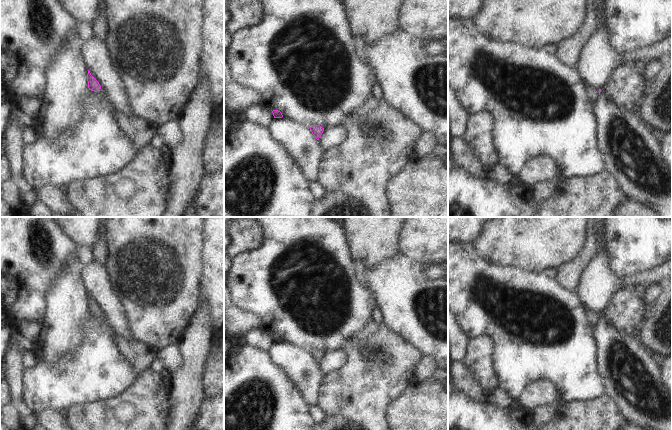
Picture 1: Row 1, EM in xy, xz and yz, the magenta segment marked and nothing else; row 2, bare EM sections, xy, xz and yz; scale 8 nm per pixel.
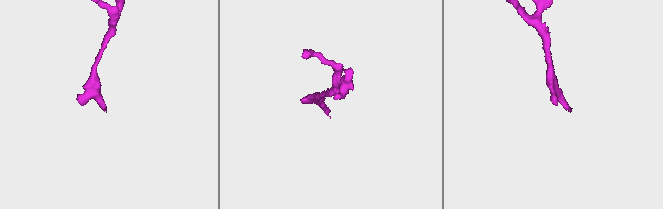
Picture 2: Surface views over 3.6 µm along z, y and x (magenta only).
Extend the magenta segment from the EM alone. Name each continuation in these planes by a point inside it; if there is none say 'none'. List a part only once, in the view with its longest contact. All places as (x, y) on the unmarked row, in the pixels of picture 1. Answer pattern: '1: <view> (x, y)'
1: yz (593, 317)

